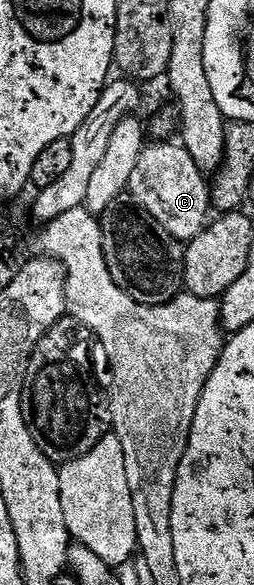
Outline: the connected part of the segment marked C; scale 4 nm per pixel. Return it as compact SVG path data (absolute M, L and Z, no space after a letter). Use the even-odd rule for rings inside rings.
M165 143L146 144L131 175L128 192L146 211L155 215L175 239L188 243L198 237L211 220L211 185L206 174L195 167L195 159L191 159L184 145L161 144Z

